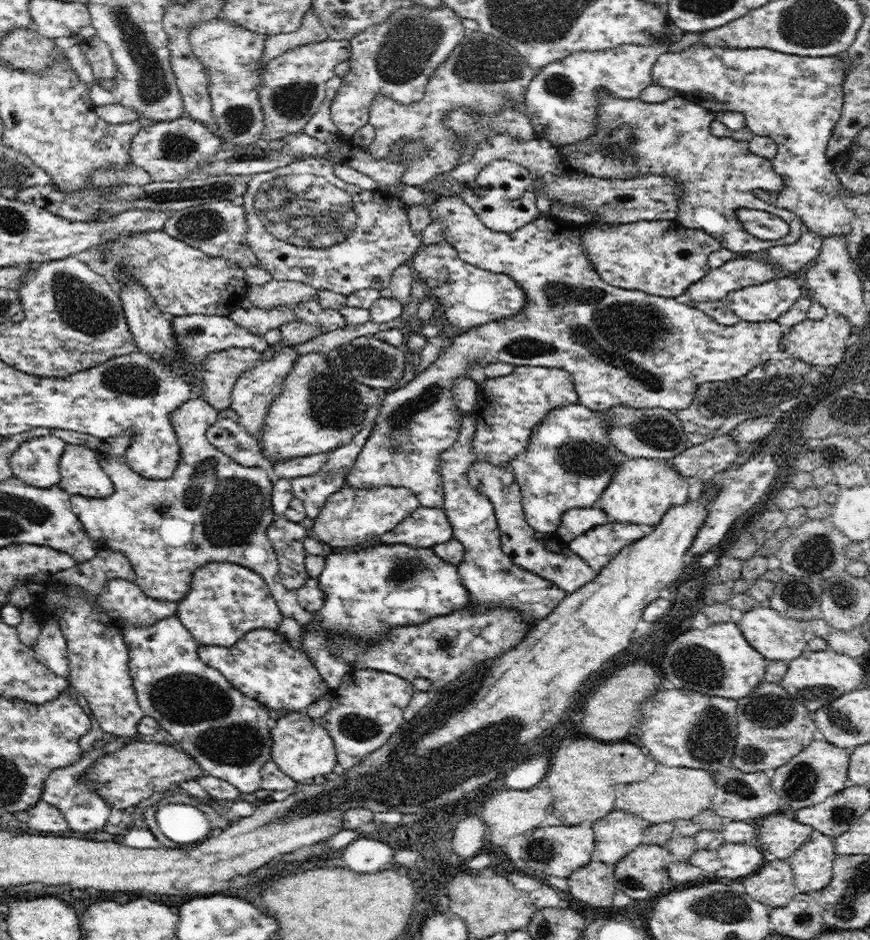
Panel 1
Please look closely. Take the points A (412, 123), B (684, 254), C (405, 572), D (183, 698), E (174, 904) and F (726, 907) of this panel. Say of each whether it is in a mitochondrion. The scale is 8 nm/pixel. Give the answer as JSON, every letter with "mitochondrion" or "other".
{"A":"other","B":"other","C":"mitochondrion","D":"mitochondrion","E":"other","F":"mitochondrion"}

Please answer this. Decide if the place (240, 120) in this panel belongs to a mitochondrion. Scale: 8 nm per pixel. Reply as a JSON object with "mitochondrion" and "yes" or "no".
{"mitochondrion":"yes"}

